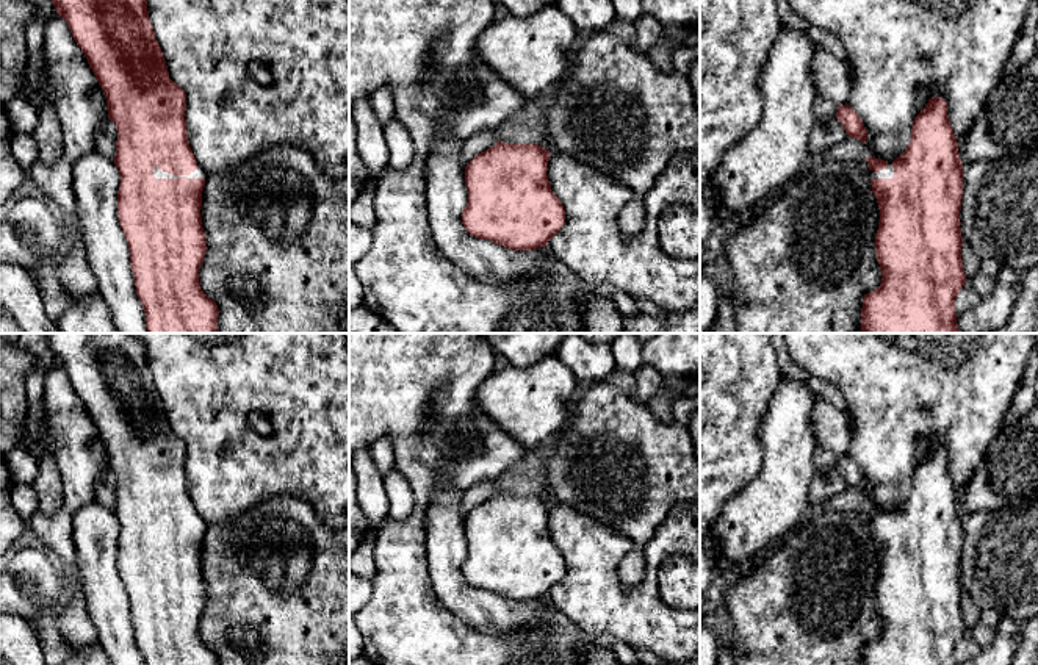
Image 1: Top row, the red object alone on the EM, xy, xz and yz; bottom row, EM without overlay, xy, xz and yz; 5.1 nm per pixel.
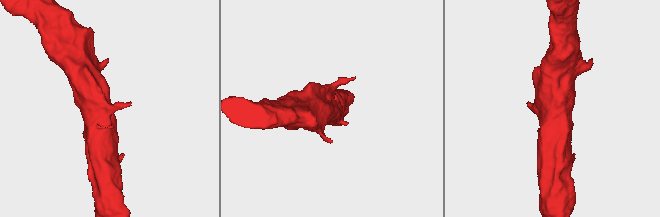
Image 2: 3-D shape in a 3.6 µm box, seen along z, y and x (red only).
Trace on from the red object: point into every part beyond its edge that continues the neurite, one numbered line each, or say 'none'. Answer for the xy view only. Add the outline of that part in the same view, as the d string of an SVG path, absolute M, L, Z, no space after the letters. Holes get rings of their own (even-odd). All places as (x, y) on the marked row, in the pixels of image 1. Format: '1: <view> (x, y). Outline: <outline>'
1: xy (199, 172). Outline: M197 164L197 169L194 172L191 172L189 175L172 175L172 174L163 172L161 169L155 167L153 169L153 177L155 178L177 178L177 177L207 178L208 174Z

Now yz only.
1: yz (888, 172). Outline: M888 161L888 167L880 171L880 172L874 172L869 171L869 178L892 178L894 177L894 167L892 167L892 161Z

